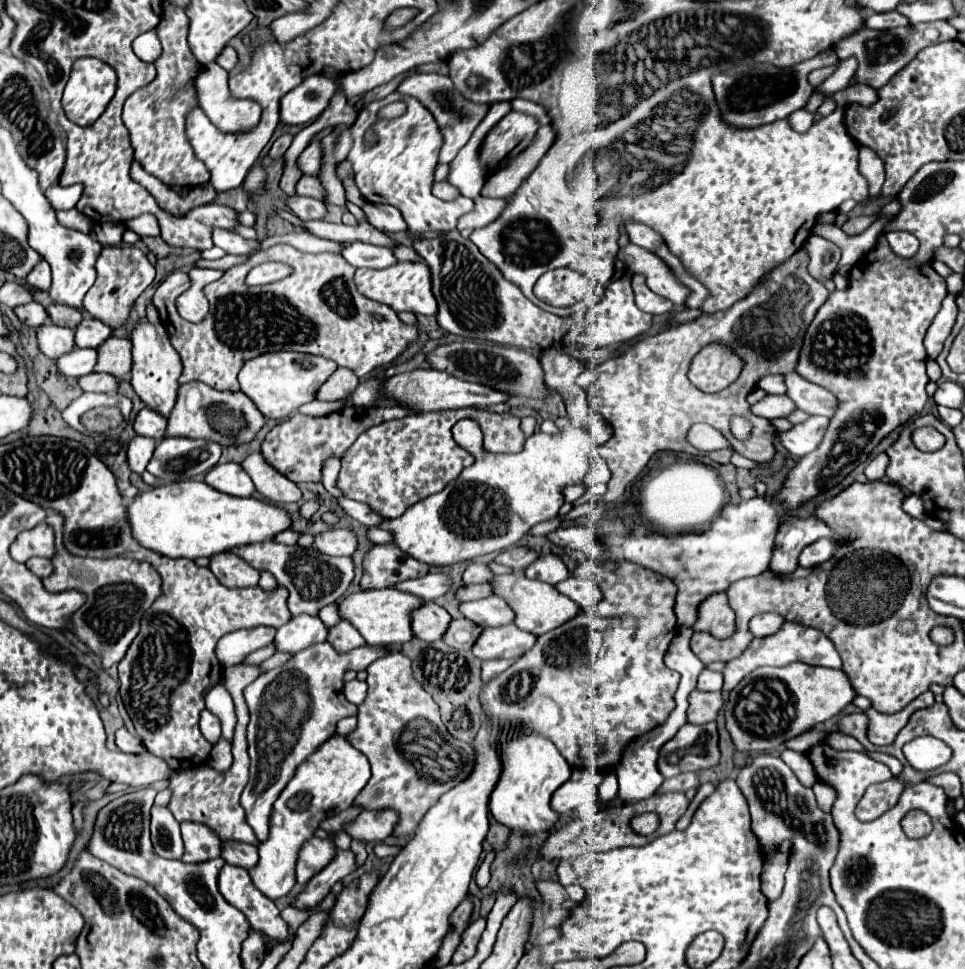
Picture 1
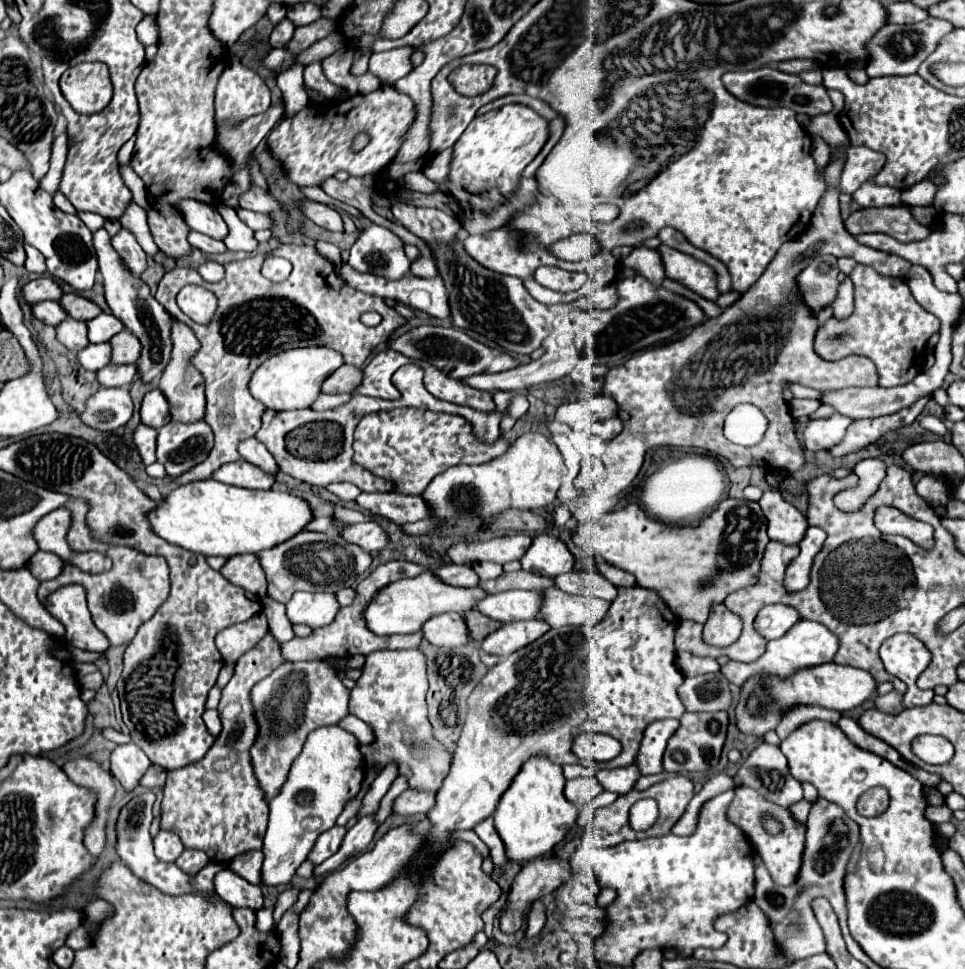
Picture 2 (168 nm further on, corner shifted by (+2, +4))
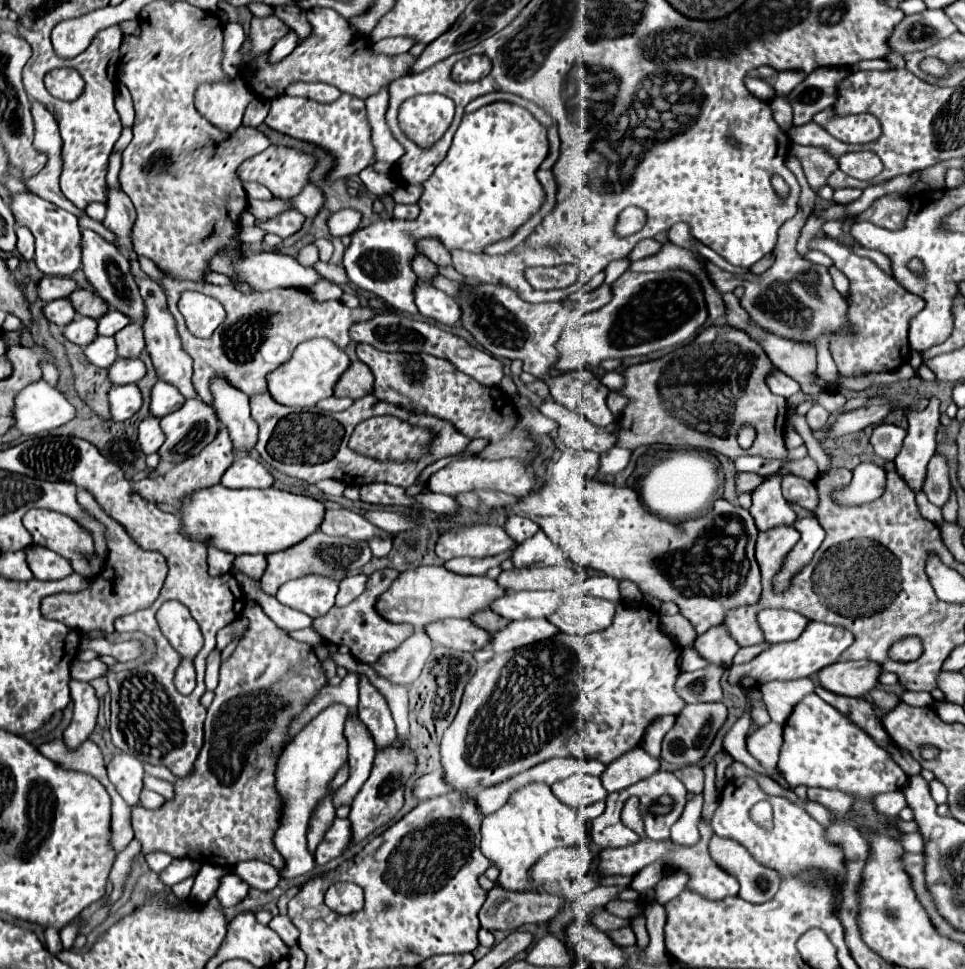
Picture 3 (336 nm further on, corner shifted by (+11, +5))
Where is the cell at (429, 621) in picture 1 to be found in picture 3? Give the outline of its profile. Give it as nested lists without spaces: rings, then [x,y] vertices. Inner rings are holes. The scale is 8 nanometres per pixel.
[[[442,619],[428,625],[426,633],[438,645],[470,653],[484,649],[492,639],[488,631],[476,627],[470,619]]]

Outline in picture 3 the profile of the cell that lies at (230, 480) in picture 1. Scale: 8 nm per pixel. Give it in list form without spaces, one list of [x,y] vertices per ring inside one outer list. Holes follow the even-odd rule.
[[[240,457],[232,463],[232,467],[222,475],[222,485],[230,489],[246,489],[246,487],[272,487],[274,477],[268,469],[252,457]]]

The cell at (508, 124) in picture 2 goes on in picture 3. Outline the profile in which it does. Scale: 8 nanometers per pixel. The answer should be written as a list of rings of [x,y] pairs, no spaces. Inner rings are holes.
[[[490,103],[474,113],[462,117],[462,123],[454,135],[452,147],[446,159],[436,167],[434,175],[424,181],[424,191],[418,204],[420,215],[414,221],[400,219],[378,219],[376,223],[358,229],[352,235],[352,243],[344,253],[344,269],[358,289],[370,291],[382,301],[388,301],[390,307],[418,315],[414,303],[414,285],[416,273],[412,271],[412,259],[420,253],[416,243],[420,239],[438,239],[448,251],[462,249],[470,253],[482,253],[488,245],[510,237],[520,225],[524,225],[544,203],[544,187],[536,177],[540,163],[548,155],[546,127],[542,127],[524,107],[512,103]]]

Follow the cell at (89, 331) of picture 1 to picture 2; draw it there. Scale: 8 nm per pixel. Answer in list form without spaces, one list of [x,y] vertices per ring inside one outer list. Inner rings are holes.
[[[99,314],[97,318],[87,322],[87,338],[89,342],[109,342],[117,332],[125,326],[113,314]]]

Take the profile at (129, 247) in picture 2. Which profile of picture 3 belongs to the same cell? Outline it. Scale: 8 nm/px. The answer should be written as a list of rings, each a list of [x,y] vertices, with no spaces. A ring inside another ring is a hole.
[[[108,189],[108,213],[102,221],[110,231],[118,235],[118,245],[124,249],[132,249],[130,241],[130,229],[134,225],[134,205],[130,197],[122,189]]]

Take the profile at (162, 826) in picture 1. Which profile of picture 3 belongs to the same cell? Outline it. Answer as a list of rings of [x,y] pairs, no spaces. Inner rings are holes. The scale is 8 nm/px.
[[[150,853],[150,855],[146,855],[146,863],[156,873],[162,873],[164,867],[170,865],[170,861],[172,861],[172,857],[168,853]]]

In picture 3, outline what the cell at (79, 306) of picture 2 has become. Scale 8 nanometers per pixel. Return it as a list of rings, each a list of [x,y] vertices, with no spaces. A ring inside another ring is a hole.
[[[76,289],[76,291],[70,295],[70,301],[72,301],[74,309],[76,309],[80,315],[94,317],[94,319],[102,317],[102,315],[110,309],[102,297],[98,297],[94,291],[88,291],[88,289]]]

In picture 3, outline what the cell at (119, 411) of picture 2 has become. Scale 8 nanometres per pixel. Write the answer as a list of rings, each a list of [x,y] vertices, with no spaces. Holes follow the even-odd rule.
[[[120,385],[110,389],[110,411],[114,421],[126,421],[142,407],[142,393],[138,385]]]

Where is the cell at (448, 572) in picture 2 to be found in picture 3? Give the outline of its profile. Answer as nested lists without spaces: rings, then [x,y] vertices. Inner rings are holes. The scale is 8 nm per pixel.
[[[514,547],[508,549],[508,553],[500,553],[496,557],[484,557],[484,559],[472,559],[472,557],[458,557],[458,559],[450,559],[444,563],[446,569],[460,573],[460,575],[484,575],[490,567],[500,565],[504,559],[508,559],[512,555]]]

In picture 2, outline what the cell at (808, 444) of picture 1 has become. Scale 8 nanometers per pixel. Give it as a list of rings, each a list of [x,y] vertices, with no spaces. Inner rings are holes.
[[[841,414],[809,420],[807,426],[803,428],[803,444],[811,452],[827,450],[829,446],[837,444],[845,436],[845,430],[849,424],[851,424],[851,418]]]

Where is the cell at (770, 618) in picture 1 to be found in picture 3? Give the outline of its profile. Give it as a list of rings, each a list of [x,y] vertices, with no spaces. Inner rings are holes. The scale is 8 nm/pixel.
[[[764,609],[758,613],[758,623],[768,643],[784,643],[800,637],[800,633],[808,625],[808,619],[796,611]]]

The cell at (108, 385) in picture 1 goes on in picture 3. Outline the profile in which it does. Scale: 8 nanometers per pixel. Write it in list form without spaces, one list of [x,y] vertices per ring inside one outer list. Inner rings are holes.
[[[118,359],[108,371],[110,371],[110,381],[114,385],[138,383],[146,375],[146,367],[140,359]]]

